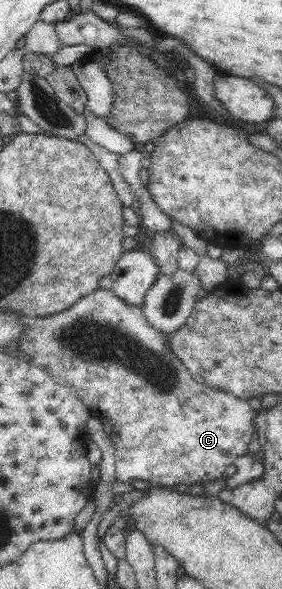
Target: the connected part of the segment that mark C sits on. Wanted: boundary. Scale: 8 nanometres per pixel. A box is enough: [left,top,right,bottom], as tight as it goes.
[18,288,255,486]

